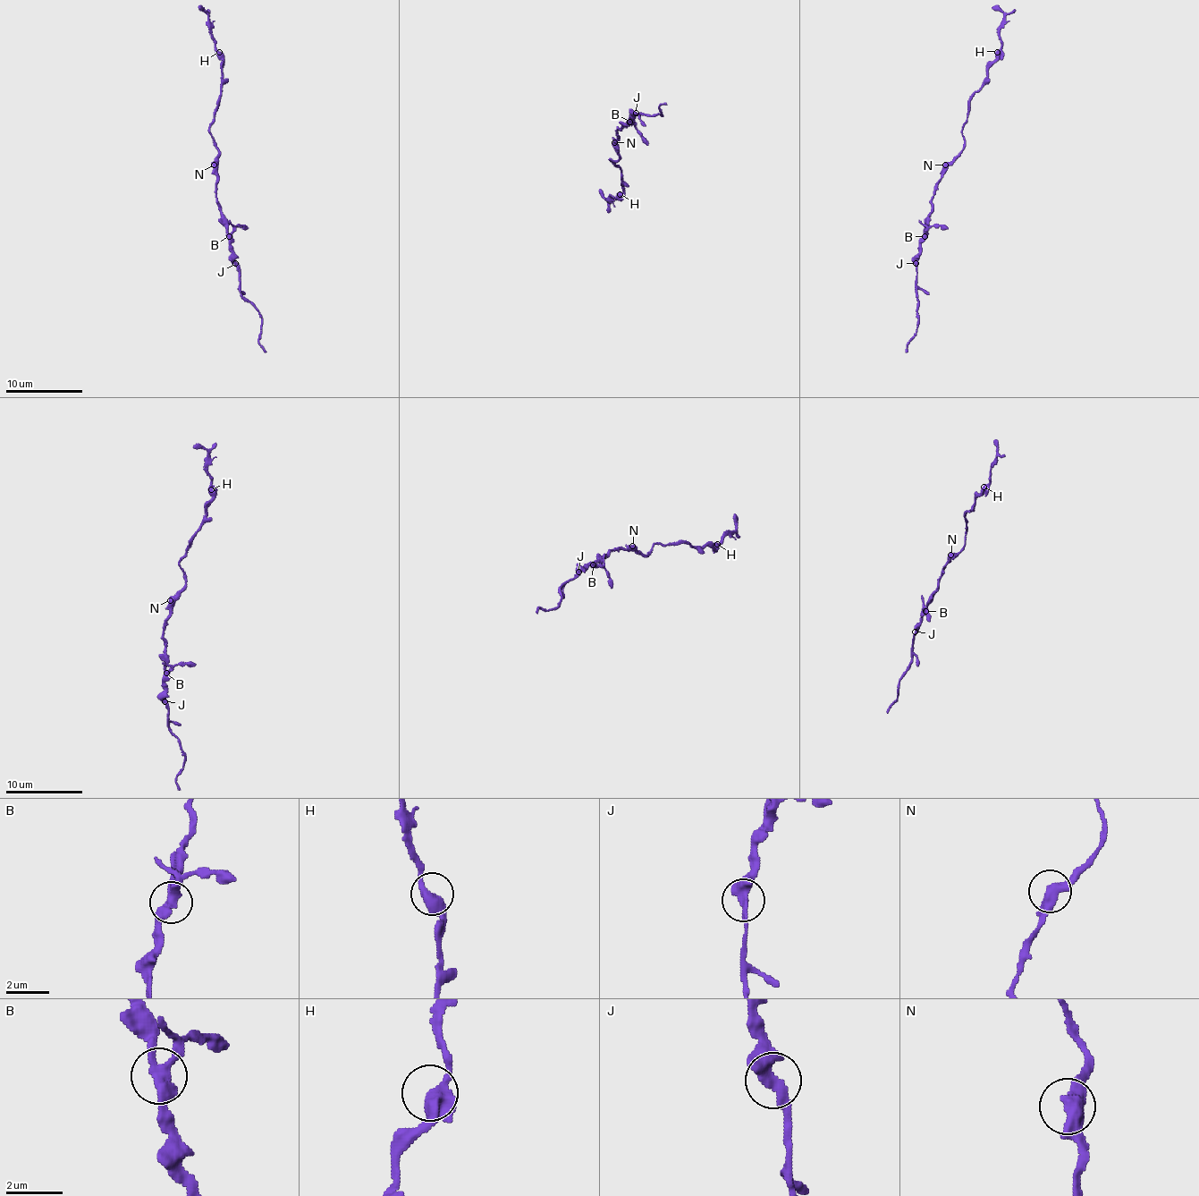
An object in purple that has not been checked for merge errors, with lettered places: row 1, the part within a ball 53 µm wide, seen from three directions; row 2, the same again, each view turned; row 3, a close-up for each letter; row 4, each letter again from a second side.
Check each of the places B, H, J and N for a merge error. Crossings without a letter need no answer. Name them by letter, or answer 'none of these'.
B

